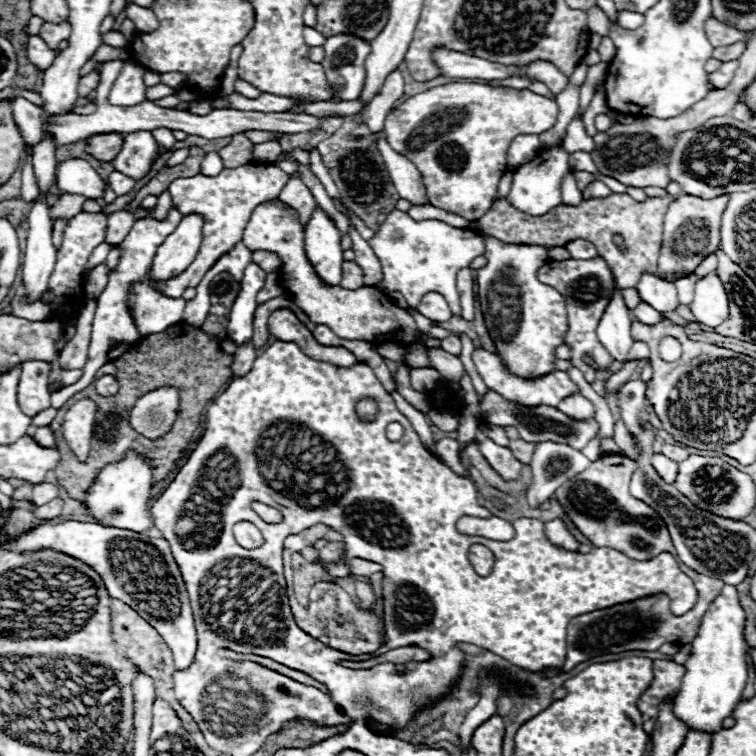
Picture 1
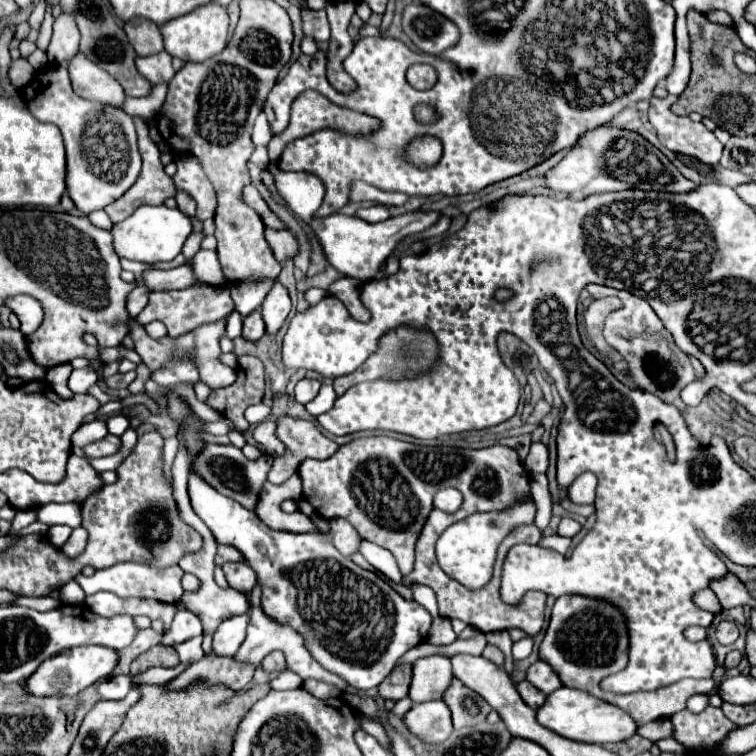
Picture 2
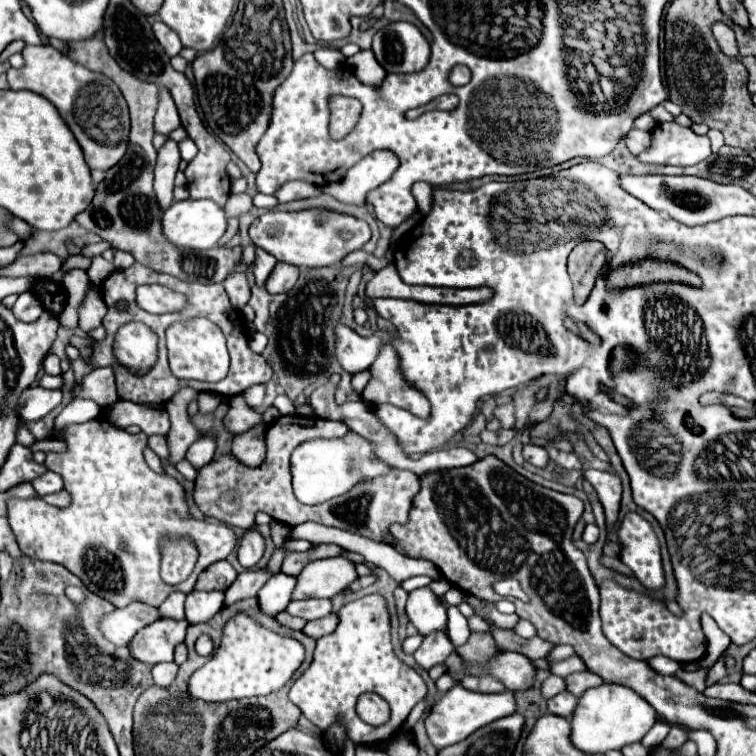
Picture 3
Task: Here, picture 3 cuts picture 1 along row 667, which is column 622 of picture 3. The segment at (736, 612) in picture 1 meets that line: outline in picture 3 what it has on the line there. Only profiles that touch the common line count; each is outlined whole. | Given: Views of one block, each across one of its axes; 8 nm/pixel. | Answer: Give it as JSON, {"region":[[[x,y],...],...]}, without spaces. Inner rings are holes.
{"region":[[[604,682],[602,686],[586,690],[578,698],[578,706],[572,712],[570,718],[570,740],[572,744],[580,748],[616,748],[640,742],[644,734],[652,728],[656,722],[656,710],[640,698],[632,688],[616,684],[616,682]]]}

